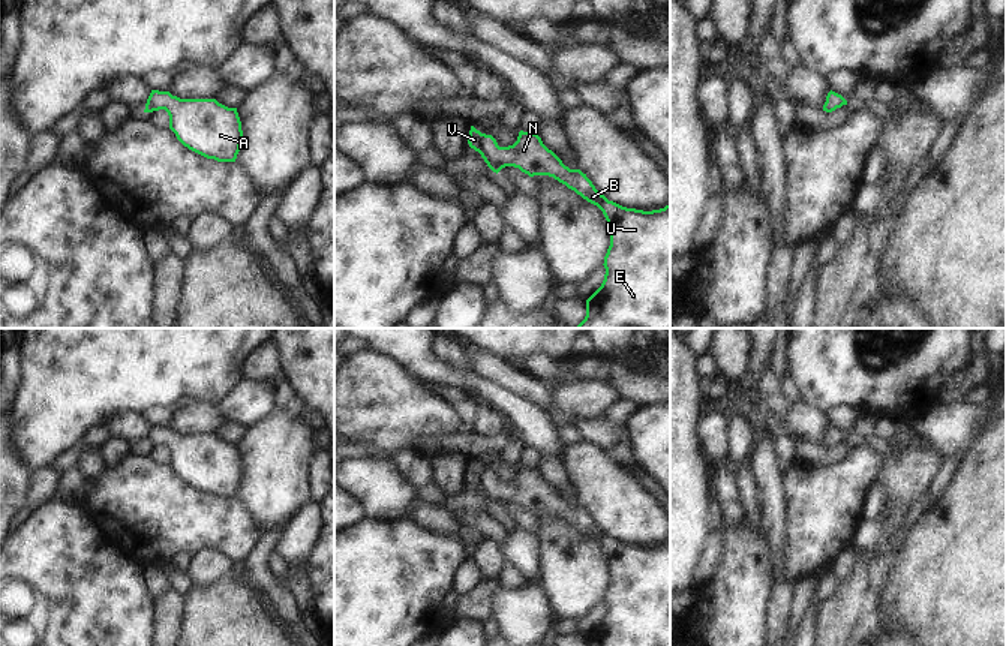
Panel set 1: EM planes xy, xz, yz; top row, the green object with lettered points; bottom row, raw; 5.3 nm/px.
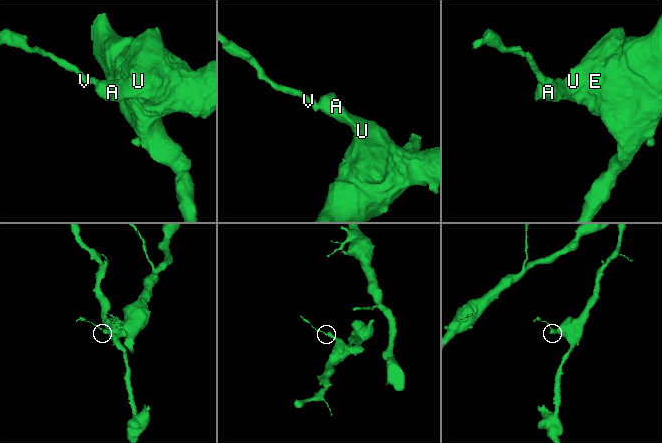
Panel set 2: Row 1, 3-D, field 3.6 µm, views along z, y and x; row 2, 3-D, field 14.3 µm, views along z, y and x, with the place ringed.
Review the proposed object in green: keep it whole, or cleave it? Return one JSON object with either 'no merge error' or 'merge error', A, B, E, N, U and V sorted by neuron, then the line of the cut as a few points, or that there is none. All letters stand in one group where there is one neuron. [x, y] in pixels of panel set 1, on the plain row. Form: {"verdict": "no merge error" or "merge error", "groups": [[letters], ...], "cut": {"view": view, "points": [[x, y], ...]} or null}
{"verdict": "no merge error", "groups": [["A", "B", "E", "N", "U", "V"]], "cut": null}

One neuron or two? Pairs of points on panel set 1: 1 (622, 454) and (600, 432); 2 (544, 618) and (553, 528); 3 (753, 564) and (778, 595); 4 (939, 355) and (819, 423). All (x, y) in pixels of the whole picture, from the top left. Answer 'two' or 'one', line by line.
1: one
2: two
3: two
4: two

